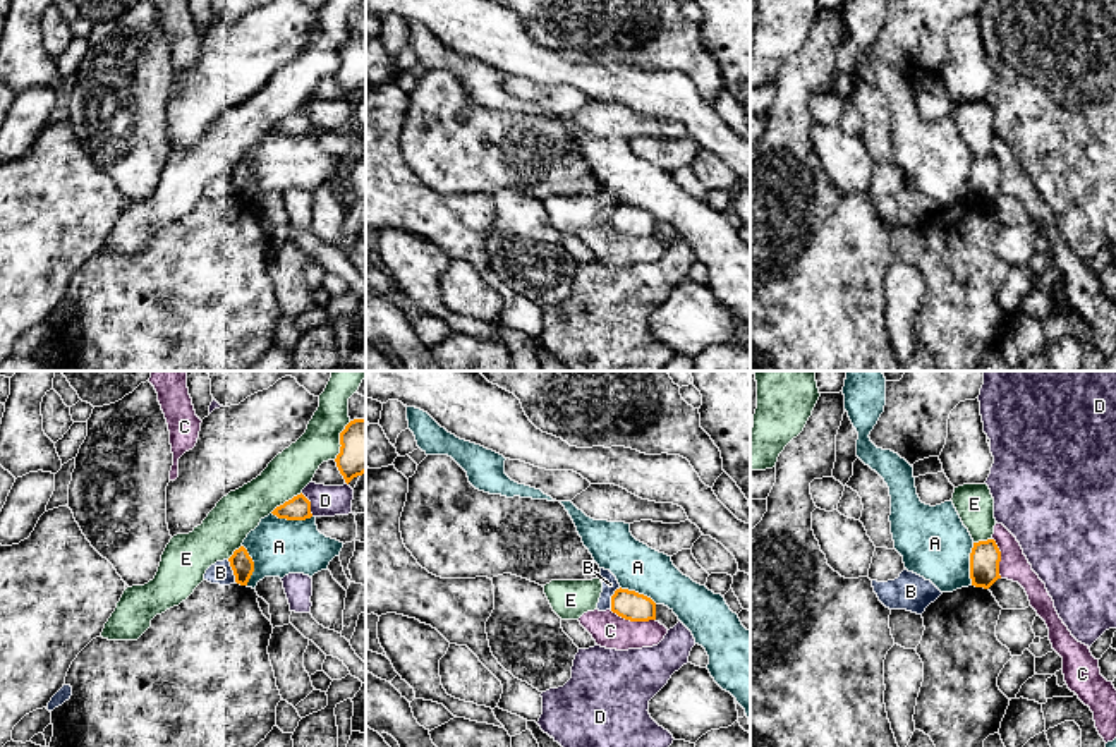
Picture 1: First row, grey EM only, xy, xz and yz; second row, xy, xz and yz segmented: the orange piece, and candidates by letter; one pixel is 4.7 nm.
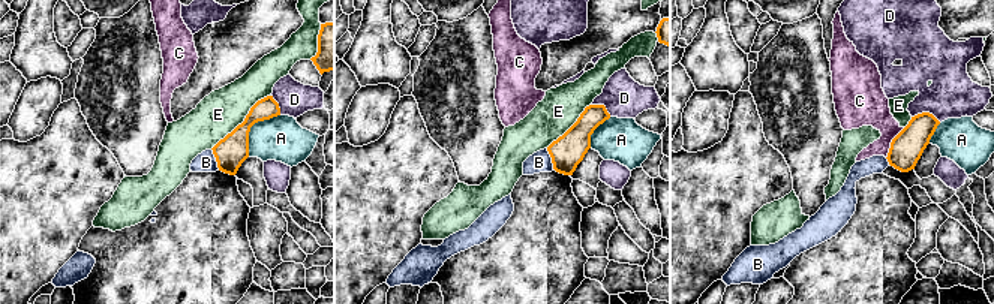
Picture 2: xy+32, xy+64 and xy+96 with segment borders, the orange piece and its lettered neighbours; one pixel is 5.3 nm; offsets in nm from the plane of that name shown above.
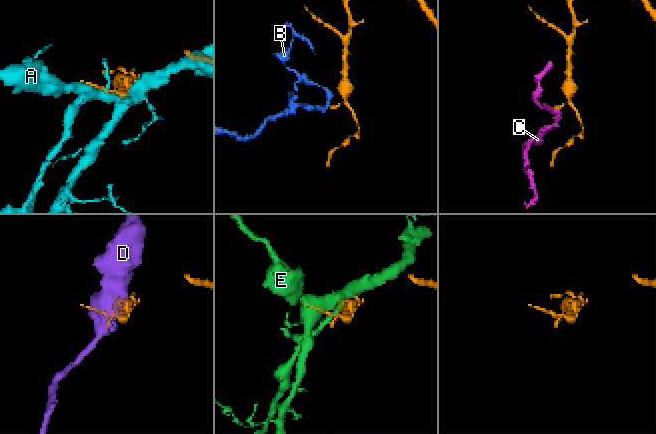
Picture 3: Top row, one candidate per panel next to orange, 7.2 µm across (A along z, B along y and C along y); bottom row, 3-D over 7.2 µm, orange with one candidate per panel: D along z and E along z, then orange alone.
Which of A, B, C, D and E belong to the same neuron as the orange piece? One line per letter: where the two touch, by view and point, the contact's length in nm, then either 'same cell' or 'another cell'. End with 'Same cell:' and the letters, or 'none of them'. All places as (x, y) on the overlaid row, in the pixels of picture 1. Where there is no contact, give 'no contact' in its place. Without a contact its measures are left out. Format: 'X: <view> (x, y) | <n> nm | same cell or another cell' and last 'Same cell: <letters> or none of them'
A: yz (970, 564) | 200 nm | another cell
B: xz (612, 598) | 120 nm | another cell
C: xz (632, 620) | 220 nm | another cell
D: xy (309, 505) | 130 nm | another cell
E: xy (285, 502) | 180 nm | another cell
Same cell: none of them

